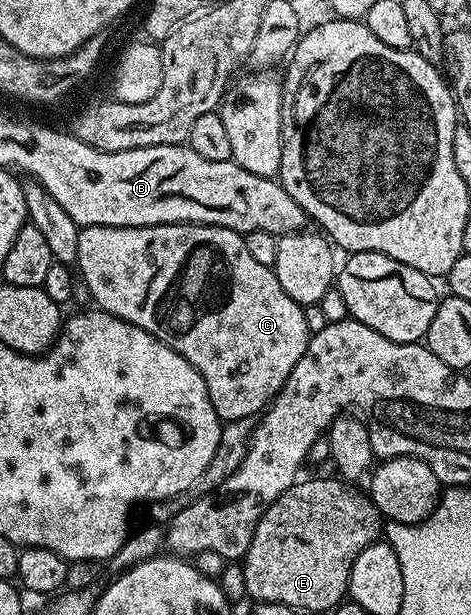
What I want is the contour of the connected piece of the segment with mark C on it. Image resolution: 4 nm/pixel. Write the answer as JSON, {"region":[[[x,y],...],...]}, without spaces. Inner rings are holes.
{"region":[[[175,222],[165,226],[86,226],[81,229],[78,236],[78,256],[75,265],[78,267],[79,277],[80,274],[84,277],[84,286],[88,289],[89,296],[96,301],[93,303],[99,309],[150,332],[159,342],[164,342],[170,348],[174,348],[174,352],[178,352],[202,375],[206,380],[206,392],[210,396],[210,404],[214,404],[214,412],[224,422],[237,422],[243,418],[251,419],[259,415],[276,397],[282,384],[286,384],[290,372],[294,372],[294,364],[302,360],[302,352],[306,352],[308,347],[310,335],[306,328],[304,307],[290,296],[286,296],[286,288],[278,284],[278,276],[273,267],[258,264],[258,260],[250,256],[244,243],[244,235],[236,230],[186,222]]]}

